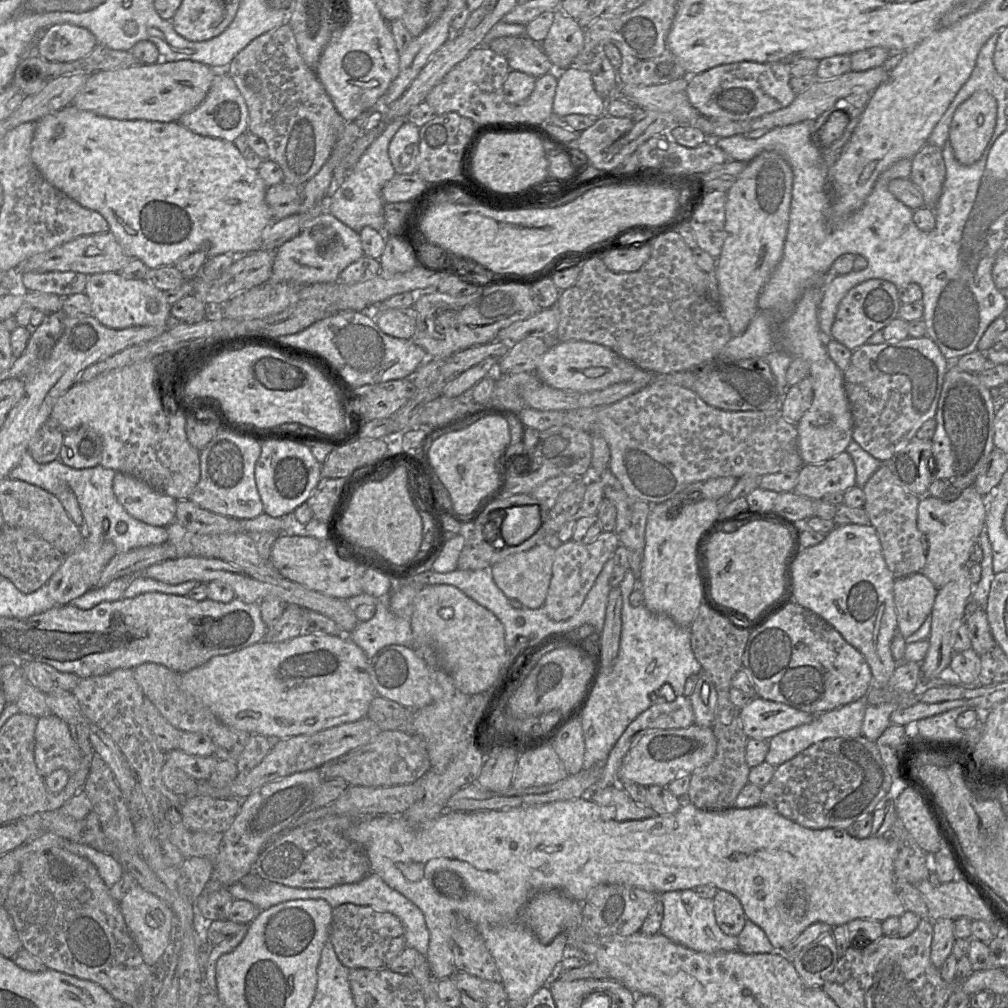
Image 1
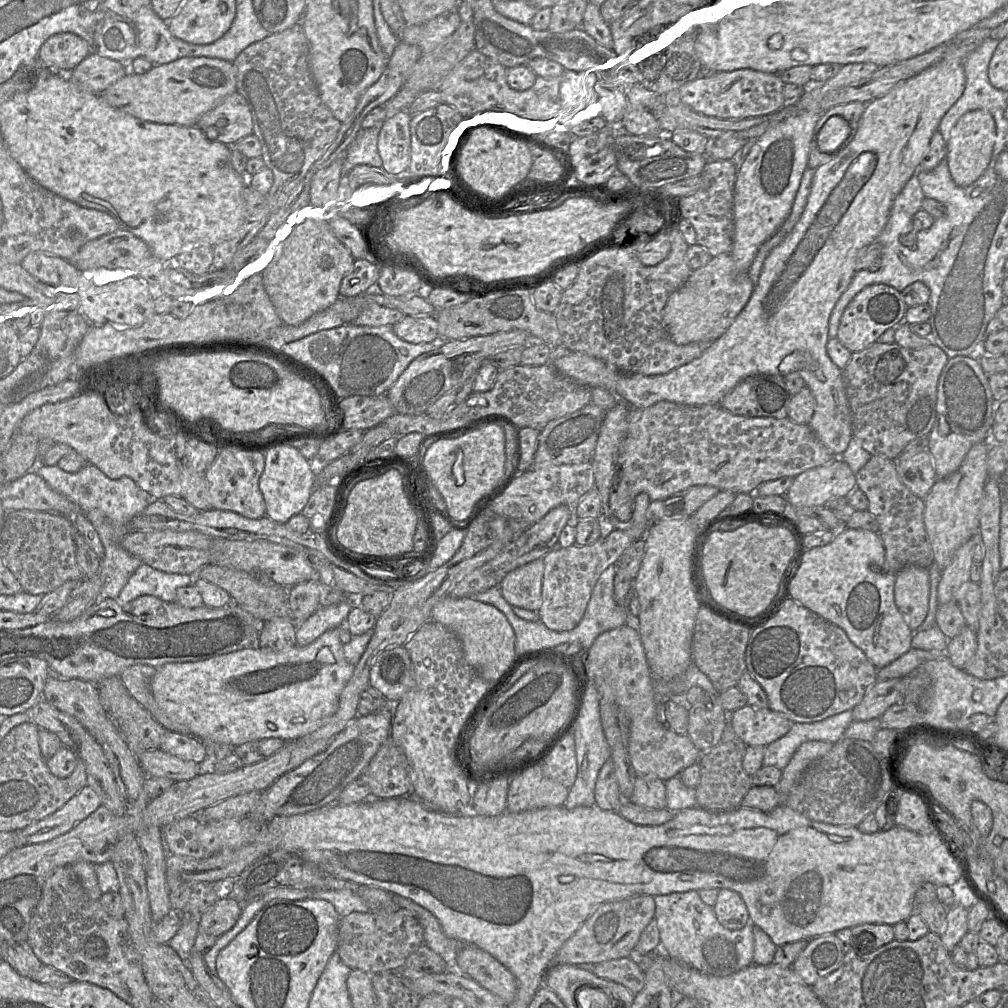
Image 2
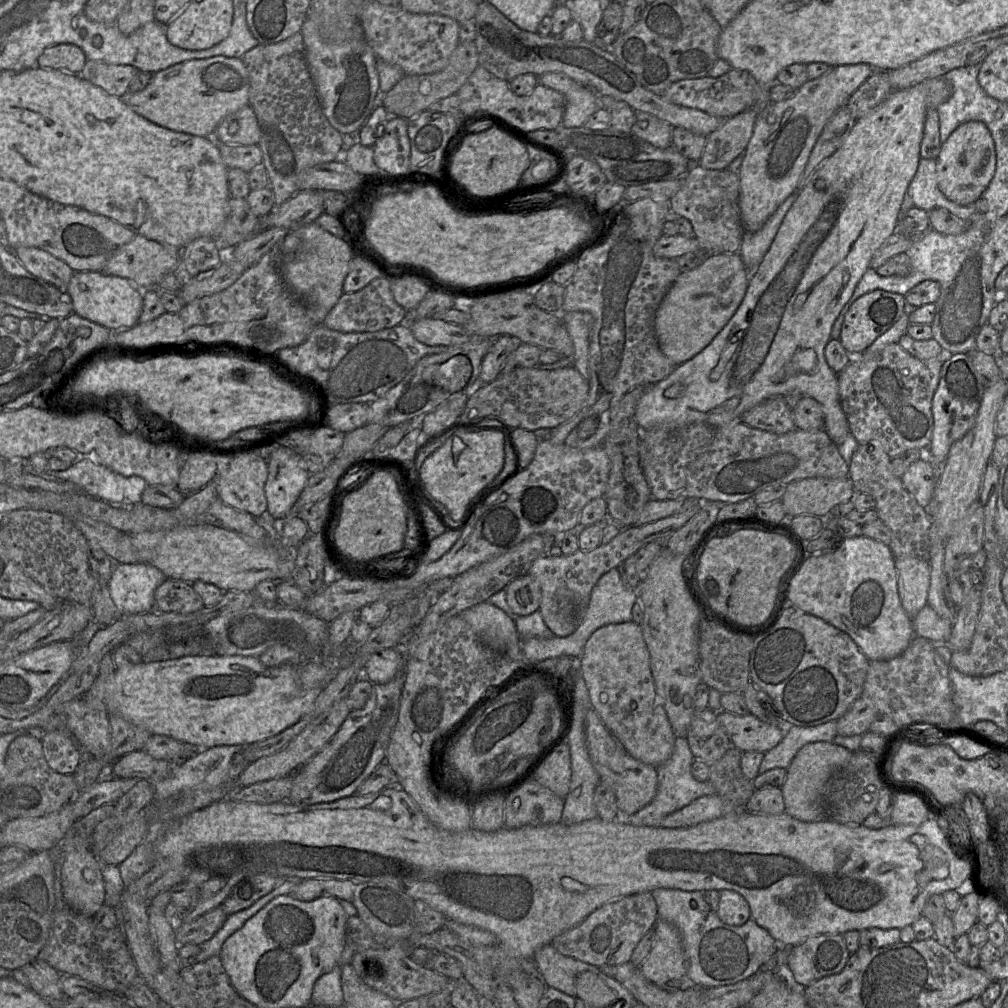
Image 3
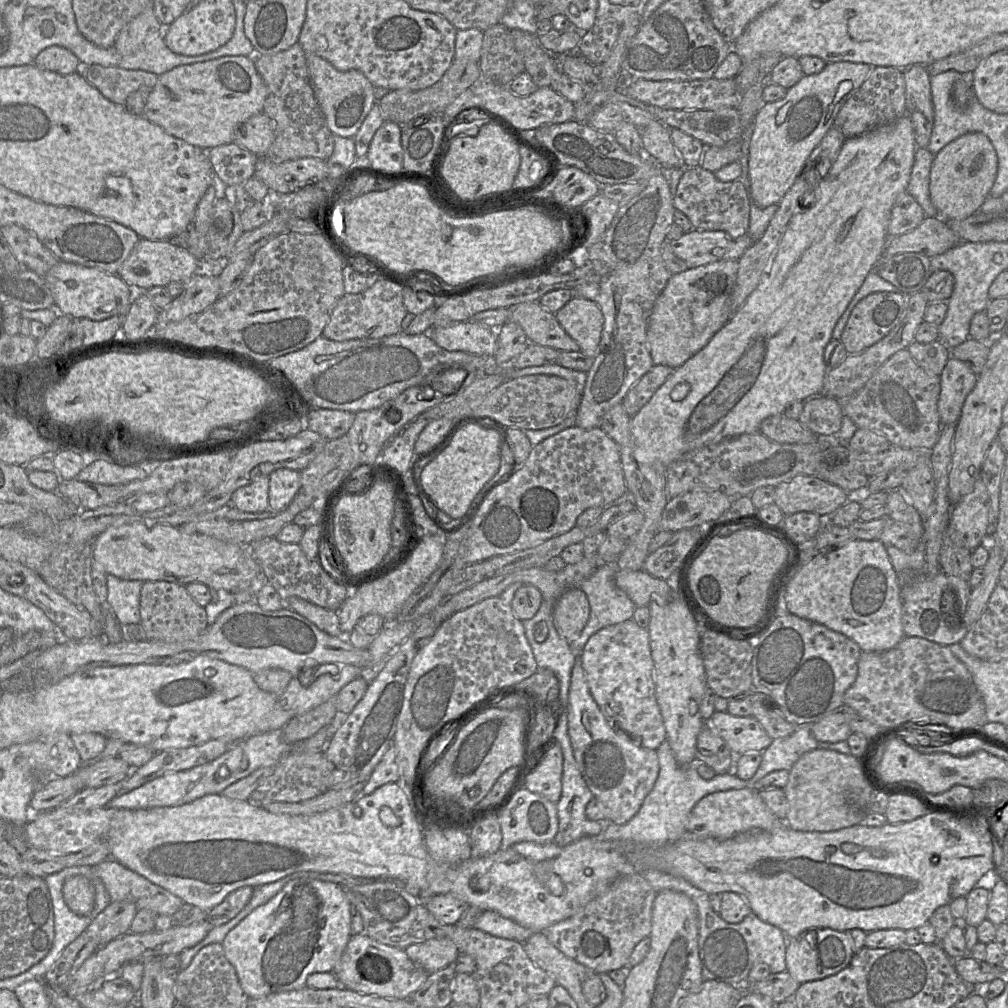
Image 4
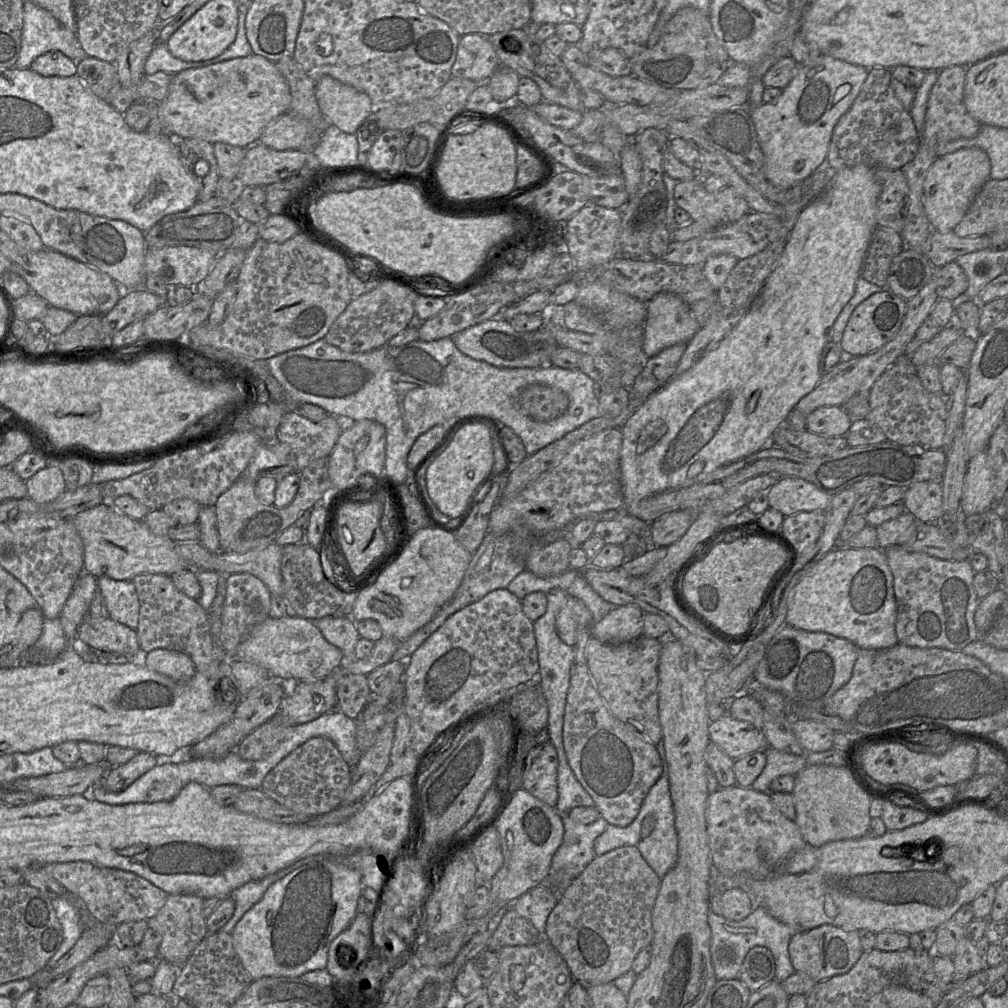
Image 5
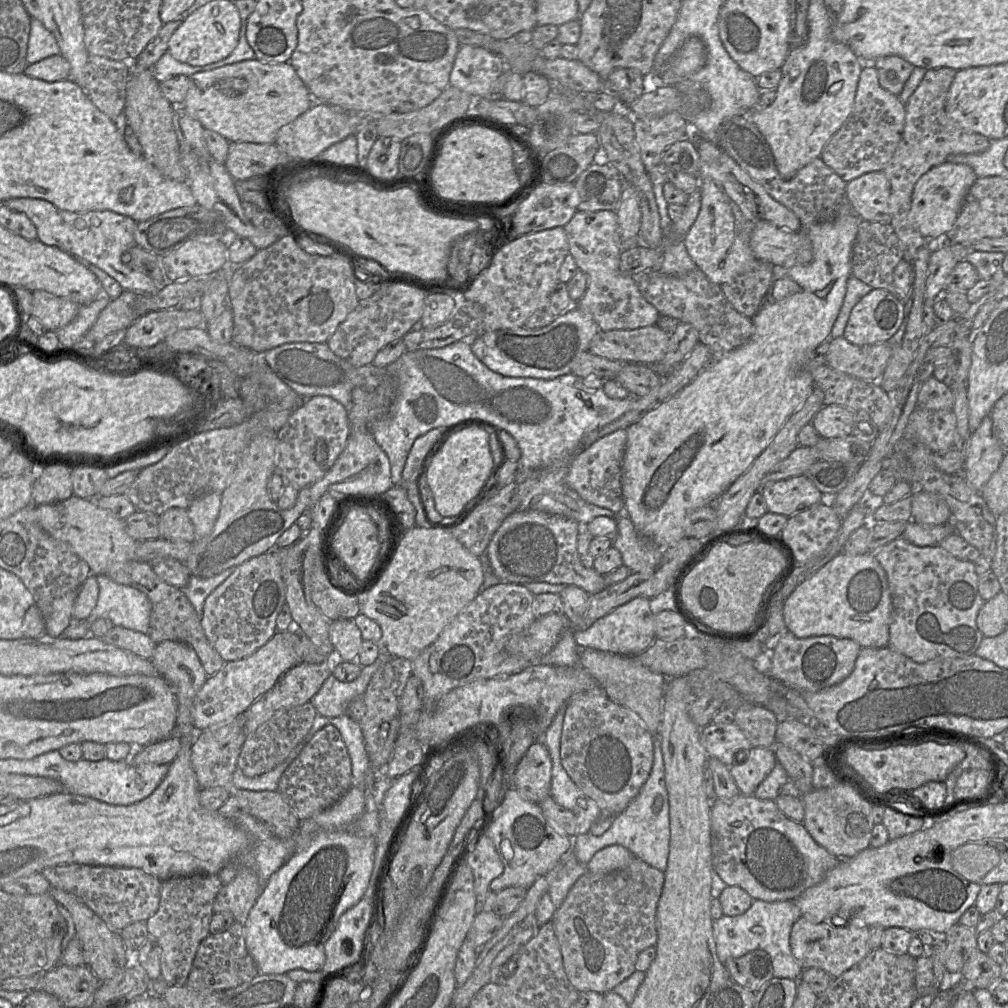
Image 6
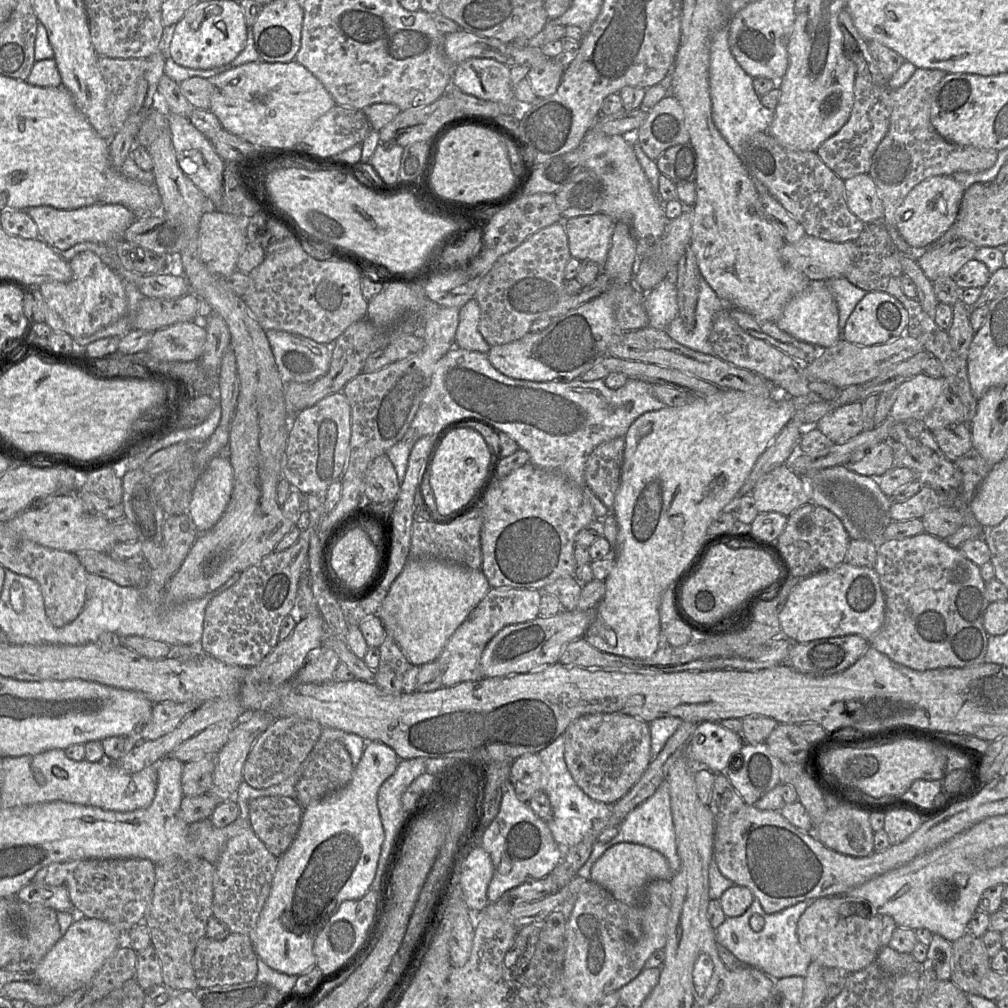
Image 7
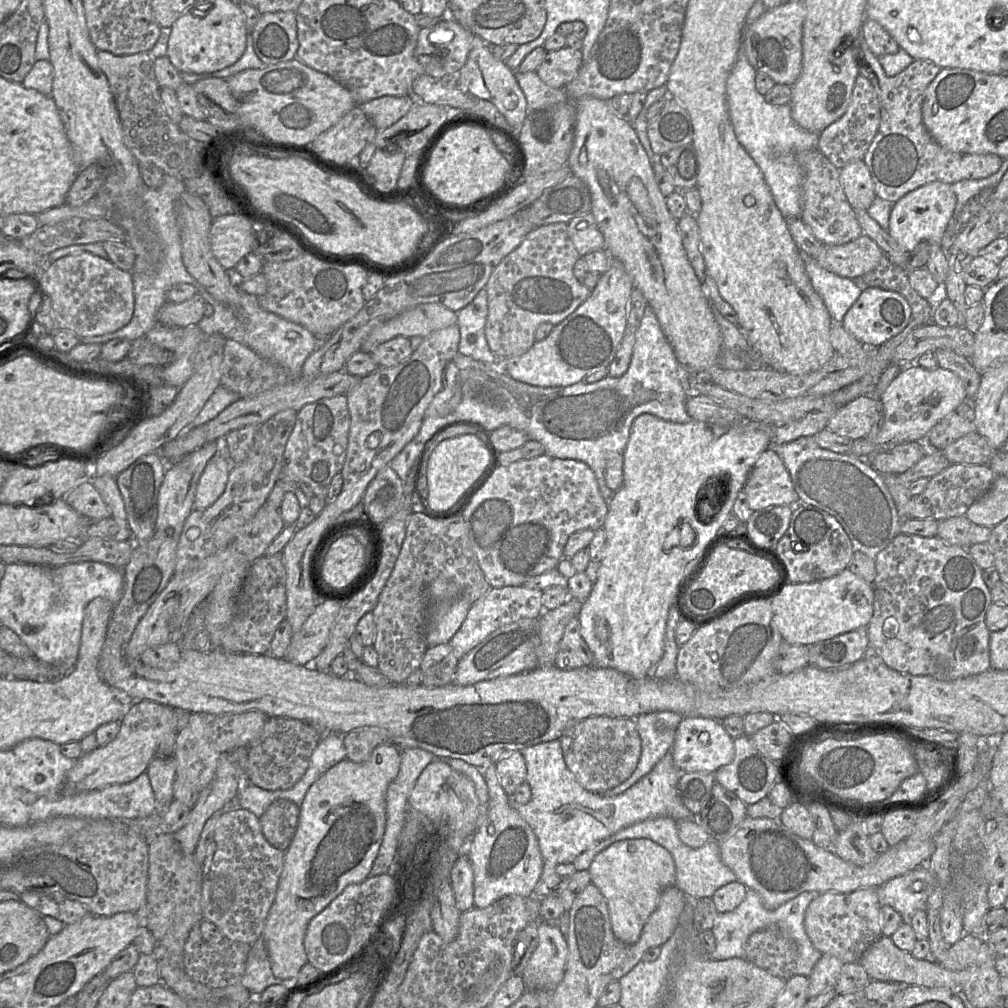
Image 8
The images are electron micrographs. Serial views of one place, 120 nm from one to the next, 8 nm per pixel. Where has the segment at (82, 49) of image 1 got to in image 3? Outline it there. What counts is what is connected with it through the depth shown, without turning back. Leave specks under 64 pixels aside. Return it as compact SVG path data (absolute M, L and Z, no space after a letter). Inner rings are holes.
M61 43L46 48L37 64L41 68L59 69L80 74L87 59L81 48L70 43Z

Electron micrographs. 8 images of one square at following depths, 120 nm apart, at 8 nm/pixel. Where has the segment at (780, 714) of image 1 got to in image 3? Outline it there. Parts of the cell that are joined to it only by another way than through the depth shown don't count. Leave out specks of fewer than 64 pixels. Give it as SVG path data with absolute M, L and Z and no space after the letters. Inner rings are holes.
M719 711L717 717L726 731L731 746L741 752L765 753L774 748L785 734L785 728L763 722L750 713L739 716Z

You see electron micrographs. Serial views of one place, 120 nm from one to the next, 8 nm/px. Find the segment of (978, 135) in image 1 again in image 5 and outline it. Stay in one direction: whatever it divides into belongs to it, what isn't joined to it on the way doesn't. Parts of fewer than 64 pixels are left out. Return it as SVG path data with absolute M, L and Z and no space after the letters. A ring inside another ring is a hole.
M961 149L937 157L922 184L922 204L927 221L934 231L948 233L962 220L976 195L990 179L991 165L980 149Z

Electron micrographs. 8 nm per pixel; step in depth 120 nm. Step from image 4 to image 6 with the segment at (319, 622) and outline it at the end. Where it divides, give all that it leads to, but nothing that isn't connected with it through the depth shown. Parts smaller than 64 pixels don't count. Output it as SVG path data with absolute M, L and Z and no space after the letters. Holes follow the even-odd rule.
M354 619L331 621L329 637L335 650L335 659L332 661L357 662L364 640Z

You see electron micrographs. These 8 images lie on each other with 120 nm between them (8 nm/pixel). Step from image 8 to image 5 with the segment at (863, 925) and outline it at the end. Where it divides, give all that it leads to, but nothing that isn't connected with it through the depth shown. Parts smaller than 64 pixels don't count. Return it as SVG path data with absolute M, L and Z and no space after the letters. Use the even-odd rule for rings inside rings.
M824 924L807 931L795 932L790 938L788 952L795 971L807 974L817 983L848 972L859 960L863 949L858 931L845 931L837 926Z

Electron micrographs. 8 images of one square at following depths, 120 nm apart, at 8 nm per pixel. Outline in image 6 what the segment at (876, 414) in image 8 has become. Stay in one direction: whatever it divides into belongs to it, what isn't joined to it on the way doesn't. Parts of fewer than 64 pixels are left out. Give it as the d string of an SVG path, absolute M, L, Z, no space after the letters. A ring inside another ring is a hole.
M840 405L823 406L811 421L821 438L844 438L851 435L855 413Z

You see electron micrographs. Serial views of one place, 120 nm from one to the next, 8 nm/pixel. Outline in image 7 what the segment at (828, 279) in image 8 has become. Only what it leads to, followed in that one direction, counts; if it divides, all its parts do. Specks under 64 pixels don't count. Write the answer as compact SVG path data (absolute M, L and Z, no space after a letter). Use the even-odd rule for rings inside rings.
M845 277L825 281L835 299L839 313L838 327L842 331L853 309L867 292L850 283Z

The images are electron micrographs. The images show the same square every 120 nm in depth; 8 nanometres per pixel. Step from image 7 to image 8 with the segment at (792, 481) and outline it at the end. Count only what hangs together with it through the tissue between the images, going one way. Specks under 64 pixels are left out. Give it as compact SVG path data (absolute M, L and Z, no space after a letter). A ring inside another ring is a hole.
M769 447L759 456L743 487L752 511L798 502L791 476L776 452Z

